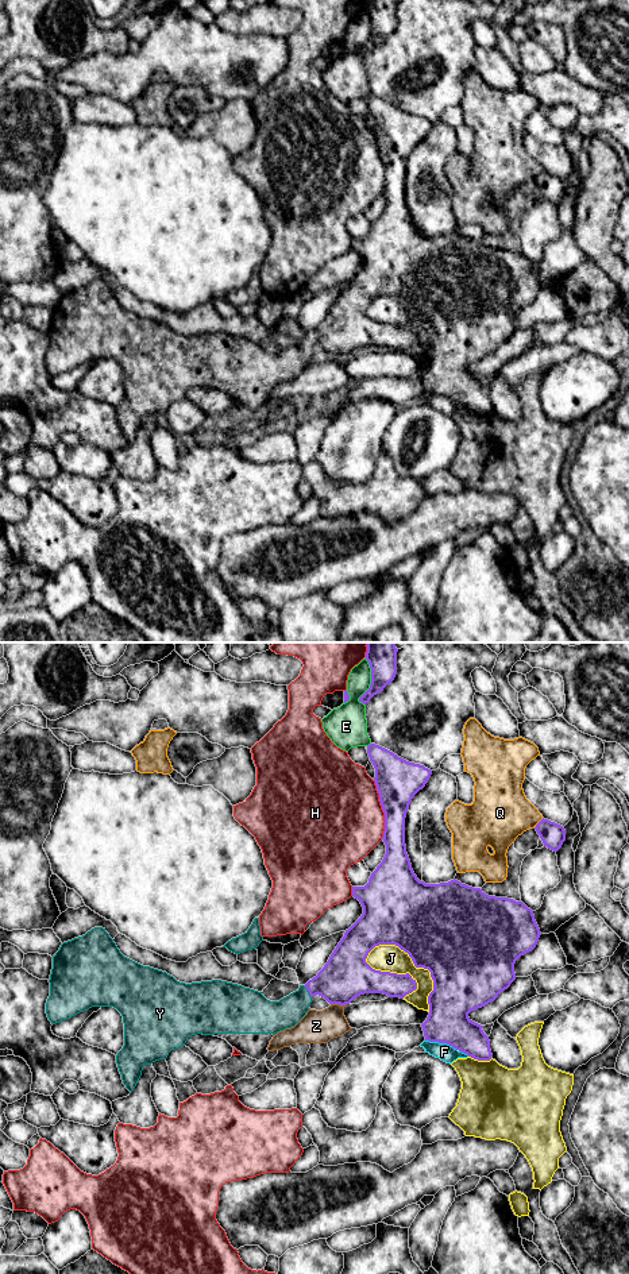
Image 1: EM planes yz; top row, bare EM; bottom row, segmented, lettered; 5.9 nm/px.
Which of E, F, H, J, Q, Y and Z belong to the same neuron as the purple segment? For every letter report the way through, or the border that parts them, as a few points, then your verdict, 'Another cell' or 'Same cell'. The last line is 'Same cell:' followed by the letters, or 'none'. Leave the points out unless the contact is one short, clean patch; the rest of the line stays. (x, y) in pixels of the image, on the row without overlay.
E: Another cell
F: Another cell
H: Another cell
J: Another cell
Q: Another cell
Y: Path across: yz (346, 328), (308, 343), (285, 366), (276, 369). Same cell
Z: Another cell
Same cell: Y

